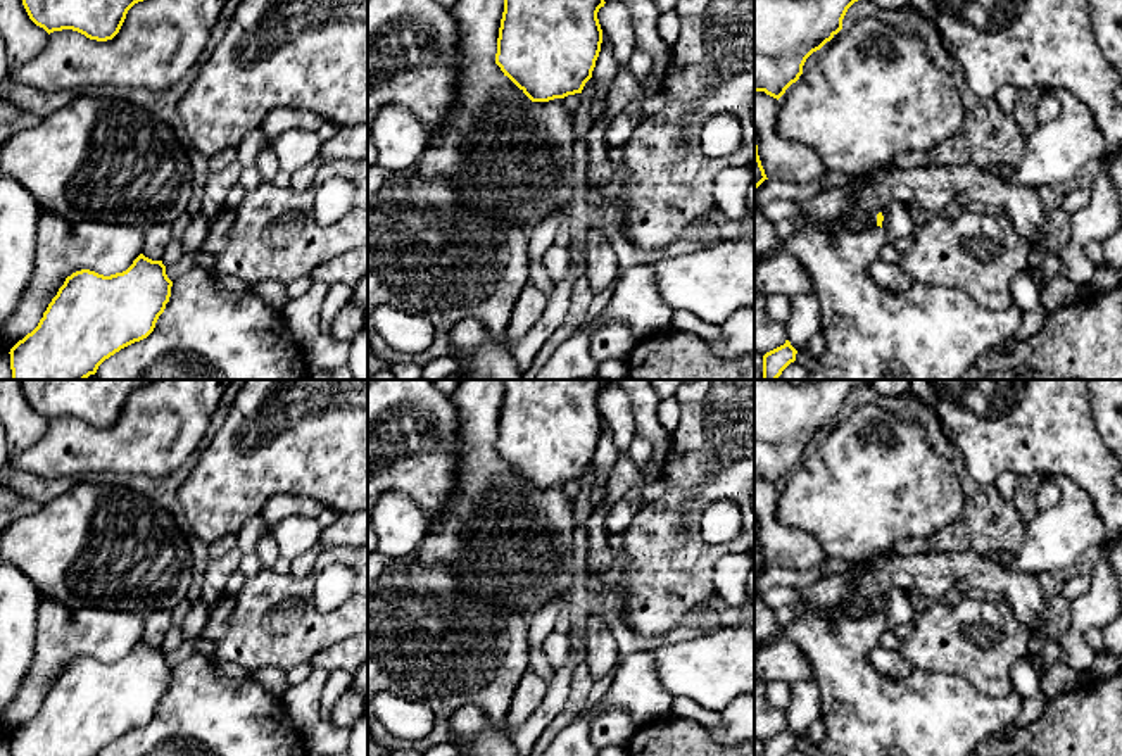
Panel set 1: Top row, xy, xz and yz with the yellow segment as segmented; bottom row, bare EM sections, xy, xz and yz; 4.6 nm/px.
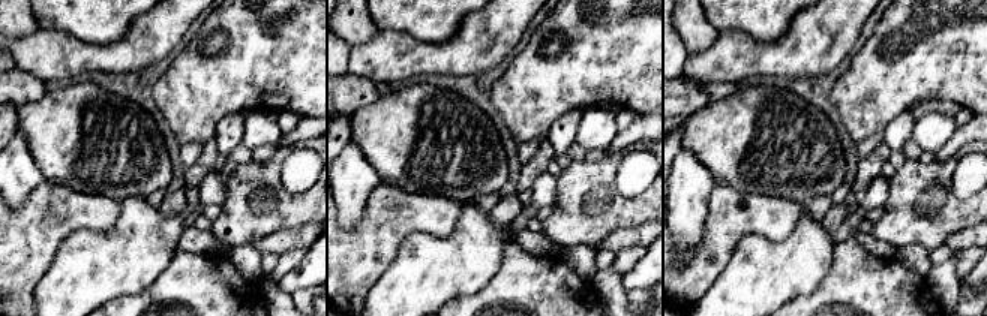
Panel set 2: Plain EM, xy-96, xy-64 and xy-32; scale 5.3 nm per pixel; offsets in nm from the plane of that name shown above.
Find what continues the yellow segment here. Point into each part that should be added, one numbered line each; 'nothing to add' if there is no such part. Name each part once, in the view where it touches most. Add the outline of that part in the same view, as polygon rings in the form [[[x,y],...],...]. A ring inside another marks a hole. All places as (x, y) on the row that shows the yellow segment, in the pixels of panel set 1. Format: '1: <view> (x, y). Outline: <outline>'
nothing to add

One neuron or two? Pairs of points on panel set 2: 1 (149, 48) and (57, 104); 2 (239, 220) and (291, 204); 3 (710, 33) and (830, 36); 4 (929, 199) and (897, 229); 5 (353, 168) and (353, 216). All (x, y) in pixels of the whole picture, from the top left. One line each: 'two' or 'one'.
1: two
2: one
3: two
4: one
5: one

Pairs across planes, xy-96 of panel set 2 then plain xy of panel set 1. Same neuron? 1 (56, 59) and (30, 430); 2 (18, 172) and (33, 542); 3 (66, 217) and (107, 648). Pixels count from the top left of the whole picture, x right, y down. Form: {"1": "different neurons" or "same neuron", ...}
{"1": "different neurons", "2": "different neurons", "3": "same neuron"}

